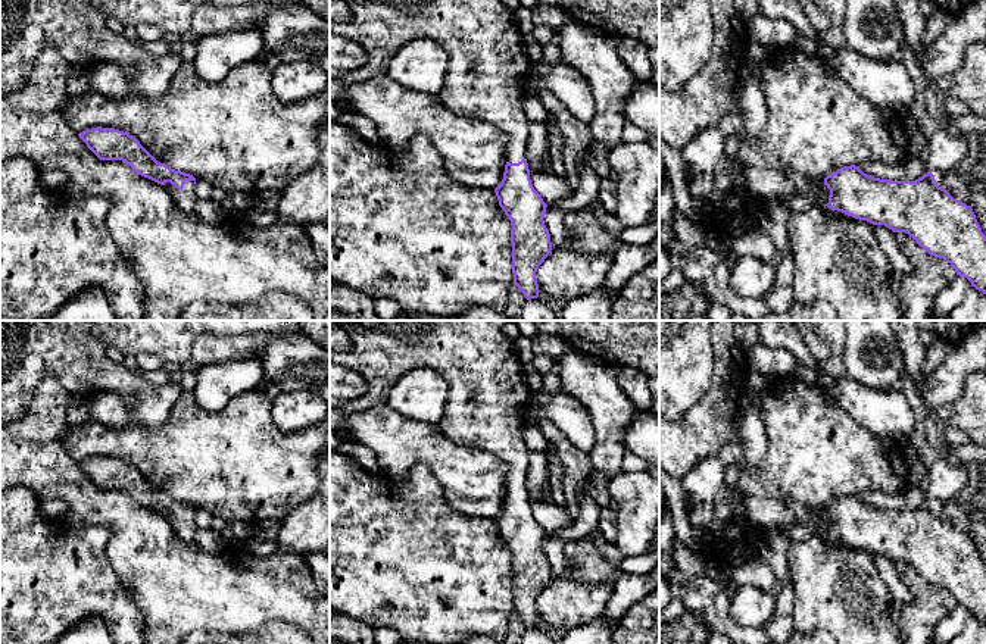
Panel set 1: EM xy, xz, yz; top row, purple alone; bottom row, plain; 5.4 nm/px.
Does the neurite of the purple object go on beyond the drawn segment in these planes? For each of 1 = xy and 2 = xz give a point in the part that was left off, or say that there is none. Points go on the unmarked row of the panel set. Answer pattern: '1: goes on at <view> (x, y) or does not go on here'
1: goes on at xy (186, 528)
2: goes on at xz (487, 403)

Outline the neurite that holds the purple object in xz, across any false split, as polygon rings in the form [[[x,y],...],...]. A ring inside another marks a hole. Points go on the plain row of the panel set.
[[[330,321],[344,329],[355,343],[350,353],[340,353],[330,348],[330,363],[337,363],[358,372],[368,382],[368,394],[355,398],[343,406],[330,407],[330,431],[344,443],[353,443],[346,435],[344,423],[347,418],[358,412],[387,403],[393,384],[409,369],[416,366],[430,366],[436,369],[447,382],[447,403],[444,407],[443,434],[455,444],[462,444],[483,451],[493,453],[508,463],[508,476],[505,482],[506,494],[503,509],[494,518],[499,535],[512,554],[512,603],[514,613],[527,629],[539,626],[539,613],[536,607],[537,597],[545,591],[552,579],[550,563],[545,554],[543,544],[547,534],[534,519],[530,509],[530,498],[525,488],[530,451],[525,448],[522,431],[527,422],[531,390],[524,381],[525,366],[519,362],[515,341],[503,332],[508,321]]]

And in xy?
[[[102,456],[82,460],[78,465],[100,490],[125,491],[135,503],[166,516],[182,541],[194,541],[199,529],[194,520],[196,507],[157,491],[135,466]]]

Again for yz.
[[[851,494],[815,509],[829,519],[796,519],[781,525],[781,534],[790,543],[827,535],[893,562],[905,562],[986,623],[986,565],[973,538],[939,516],[932,501],[915,510],[890,510]]]

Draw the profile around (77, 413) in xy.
[[[71,397],[66,409],[68,426],[78,426],[90,419],[87,400]]]

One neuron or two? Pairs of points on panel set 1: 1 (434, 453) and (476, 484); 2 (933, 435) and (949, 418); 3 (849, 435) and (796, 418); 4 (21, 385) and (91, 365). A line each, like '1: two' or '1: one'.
1: one
2: two
3: one
4: one

